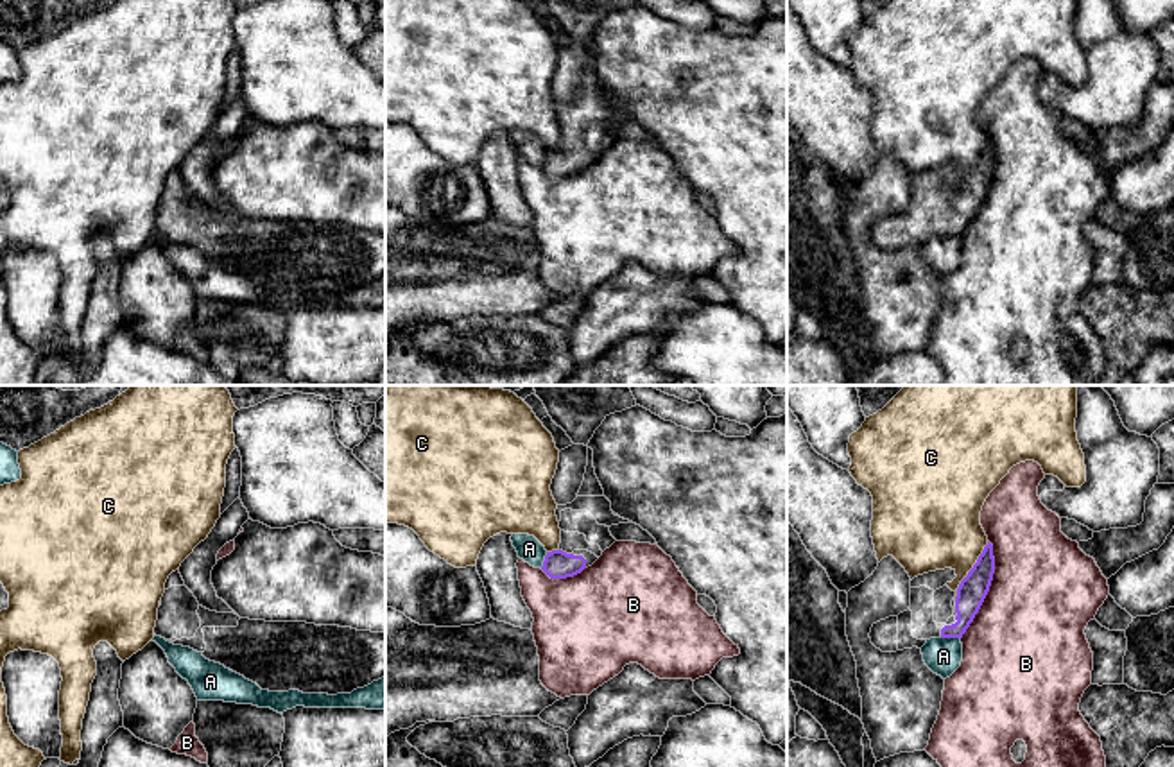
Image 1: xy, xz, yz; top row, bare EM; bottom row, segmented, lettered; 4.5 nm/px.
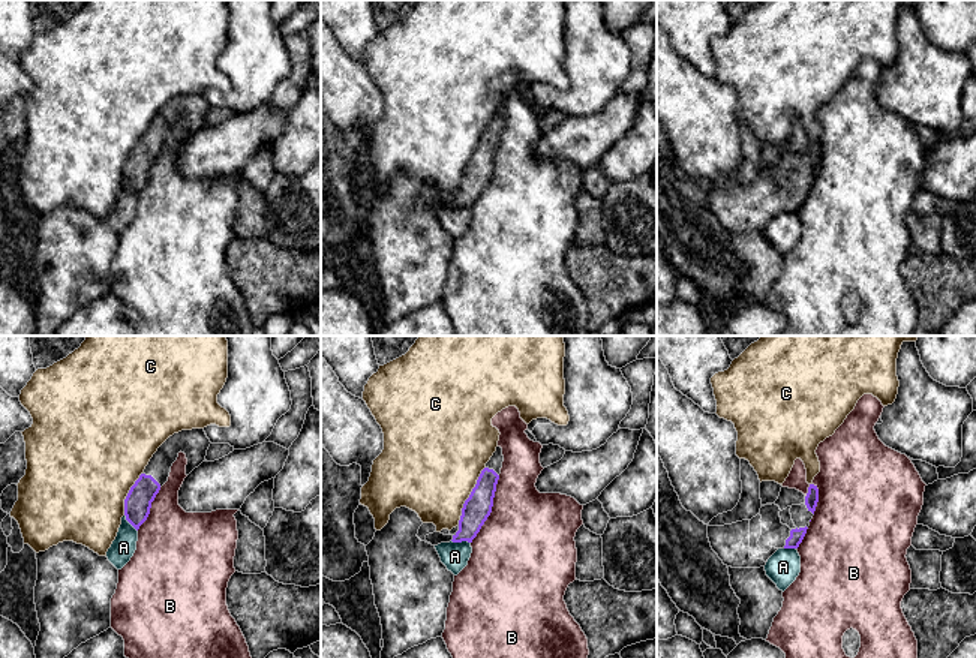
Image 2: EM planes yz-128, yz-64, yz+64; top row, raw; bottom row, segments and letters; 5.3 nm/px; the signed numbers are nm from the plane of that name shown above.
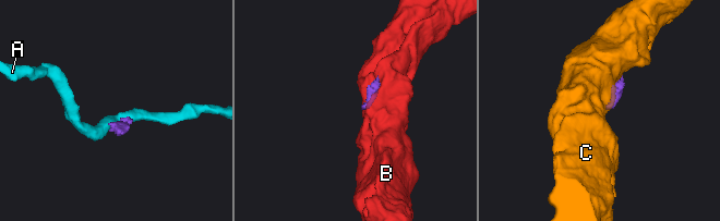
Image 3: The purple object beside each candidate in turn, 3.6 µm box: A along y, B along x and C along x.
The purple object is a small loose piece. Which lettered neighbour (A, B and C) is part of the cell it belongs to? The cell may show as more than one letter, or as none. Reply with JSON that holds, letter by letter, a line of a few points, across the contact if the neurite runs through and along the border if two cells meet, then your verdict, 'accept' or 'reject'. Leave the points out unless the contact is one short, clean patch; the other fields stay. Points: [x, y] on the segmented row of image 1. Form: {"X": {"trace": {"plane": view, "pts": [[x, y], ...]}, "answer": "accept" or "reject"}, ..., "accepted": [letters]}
{"A": {"answer": "reject"}, "B": {"answer": "reject"}, "C": {"trace": {"plane": "yz", "pts": [[988, 542], [956, 590]]}, "answer": "reject"}, "accepted": []}

